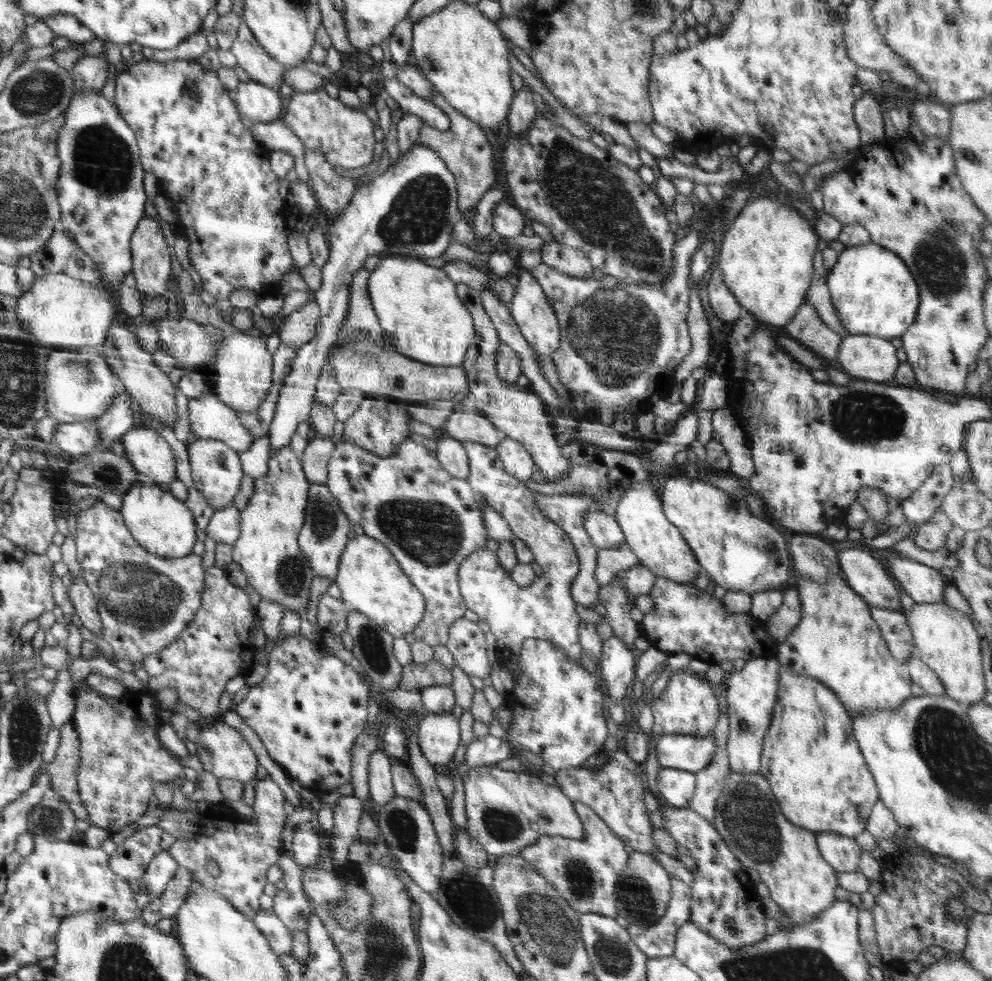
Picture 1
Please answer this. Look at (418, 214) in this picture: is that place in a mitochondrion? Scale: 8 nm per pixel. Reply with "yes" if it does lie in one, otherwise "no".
yes

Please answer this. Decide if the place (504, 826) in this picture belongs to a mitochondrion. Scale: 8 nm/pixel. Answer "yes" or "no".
yes

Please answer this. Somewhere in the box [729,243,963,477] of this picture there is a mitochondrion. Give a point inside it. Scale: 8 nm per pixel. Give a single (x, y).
(863, 418)

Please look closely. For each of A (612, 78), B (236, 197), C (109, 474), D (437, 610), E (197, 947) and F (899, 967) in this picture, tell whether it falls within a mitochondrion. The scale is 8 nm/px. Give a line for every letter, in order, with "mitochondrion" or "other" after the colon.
A: other
B: mitochondrion
C: mitochondrion
D: other
E: other
F: other

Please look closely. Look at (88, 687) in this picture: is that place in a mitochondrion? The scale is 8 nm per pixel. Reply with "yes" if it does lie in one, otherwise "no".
no

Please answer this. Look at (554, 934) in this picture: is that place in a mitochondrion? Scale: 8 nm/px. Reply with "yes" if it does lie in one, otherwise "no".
yes

